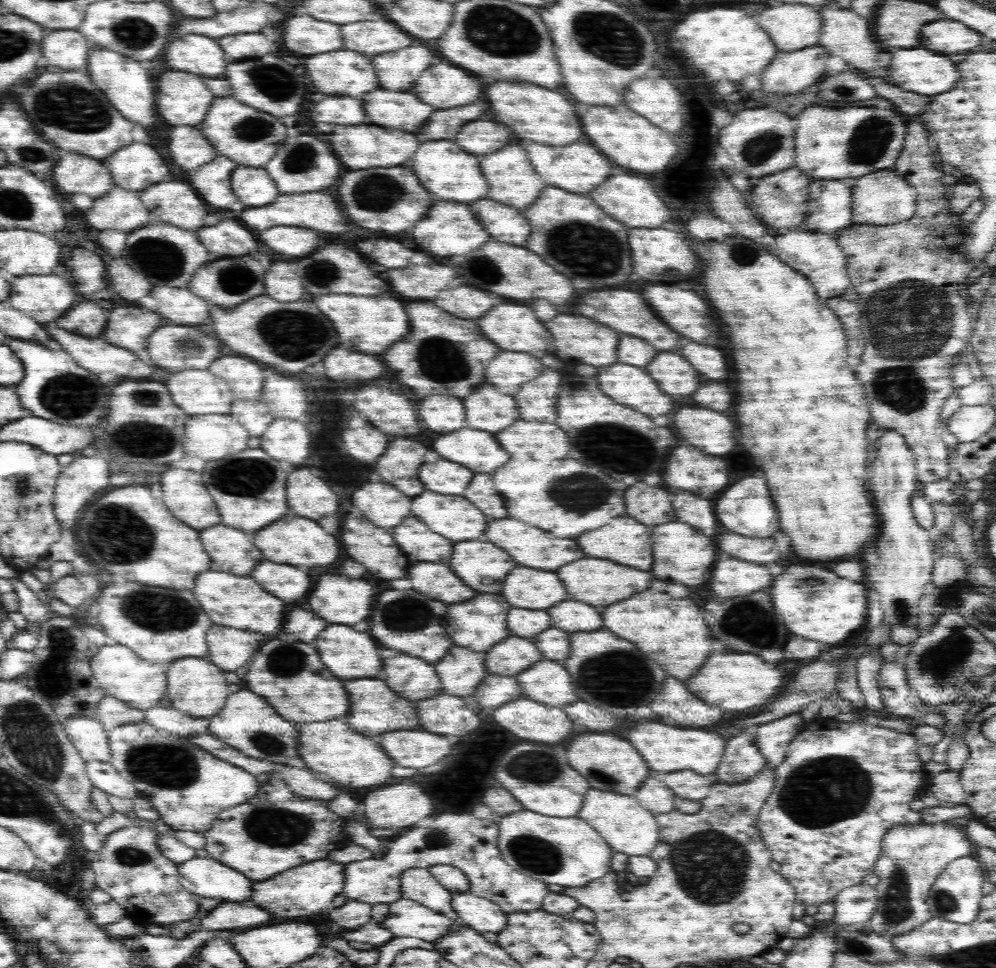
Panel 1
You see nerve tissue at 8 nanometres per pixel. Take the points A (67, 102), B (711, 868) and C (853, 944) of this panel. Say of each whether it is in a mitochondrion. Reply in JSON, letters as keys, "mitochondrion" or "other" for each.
{"A":"mitochondrion","B":"mitochondrion","C":"mitochondrion"}

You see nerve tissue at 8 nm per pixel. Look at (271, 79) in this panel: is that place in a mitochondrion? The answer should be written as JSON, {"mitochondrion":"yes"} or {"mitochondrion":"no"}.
{"mitochondrion":"yes"}

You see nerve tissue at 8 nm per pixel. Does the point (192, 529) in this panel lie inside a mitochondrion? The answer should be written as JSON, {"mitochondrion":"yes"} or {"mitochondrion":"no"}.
{"mitochondrion":"no"}

